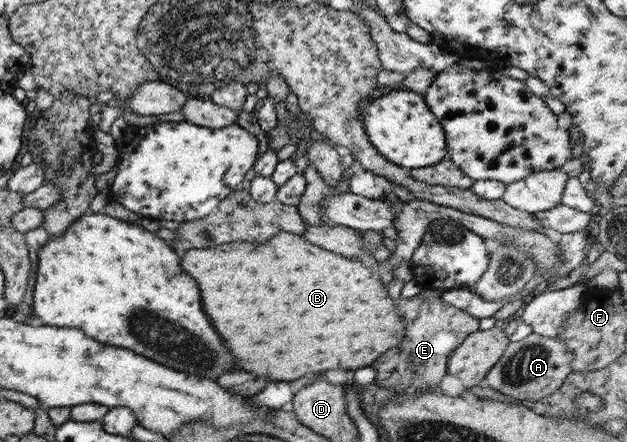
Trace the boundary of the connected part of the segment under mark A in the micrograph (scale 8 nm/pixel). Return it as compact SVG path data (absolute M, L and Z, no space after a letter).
M531 332L521 341L509 342L497 363L485 374L484 388L495 389L518 400L539 401L555 391L570 374L572 351L557 338Z

